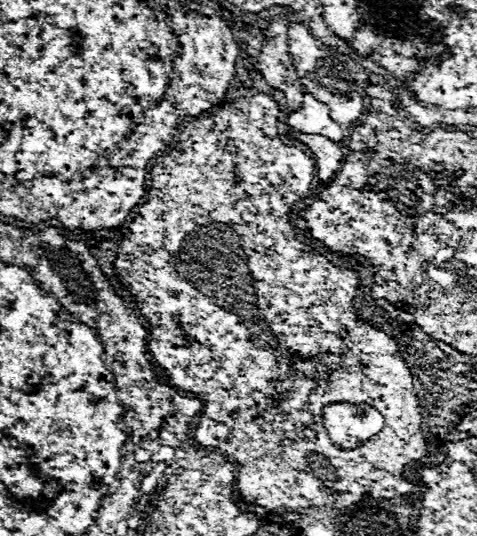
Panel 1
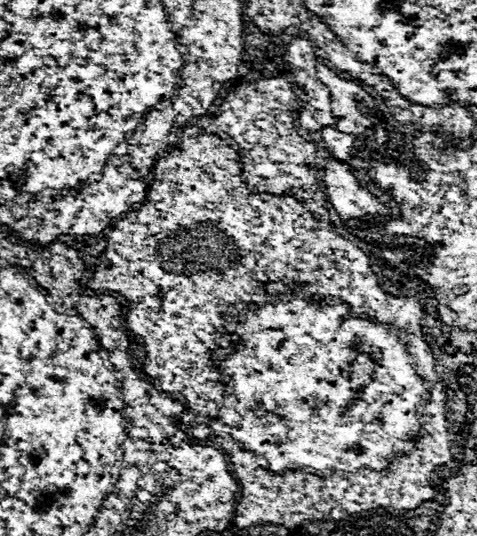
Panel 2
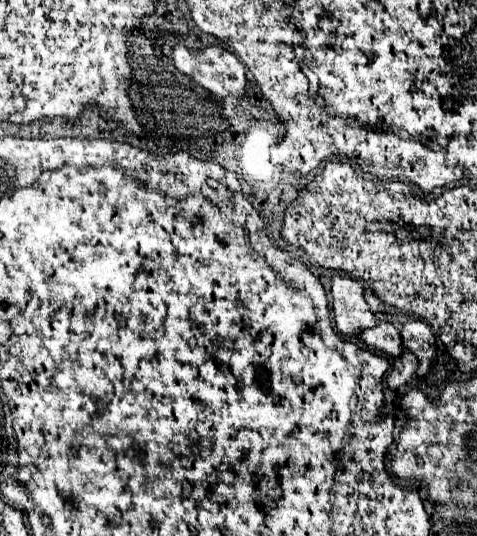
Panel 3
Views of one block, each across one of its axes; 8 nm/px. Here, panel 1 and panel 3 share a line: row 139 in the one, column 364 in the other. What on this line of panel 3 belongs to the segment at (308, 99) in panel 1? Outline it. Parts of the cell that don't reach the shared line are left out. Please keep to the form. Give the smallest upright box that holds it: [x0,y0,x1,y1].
[356,320,402,356]

